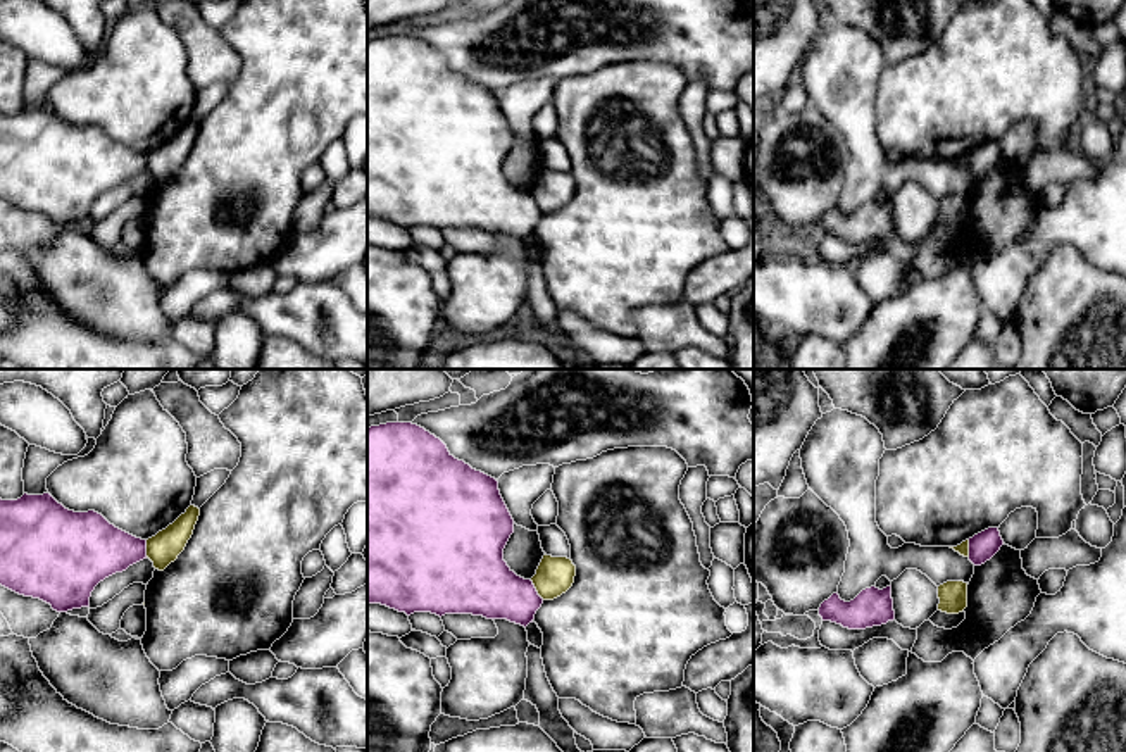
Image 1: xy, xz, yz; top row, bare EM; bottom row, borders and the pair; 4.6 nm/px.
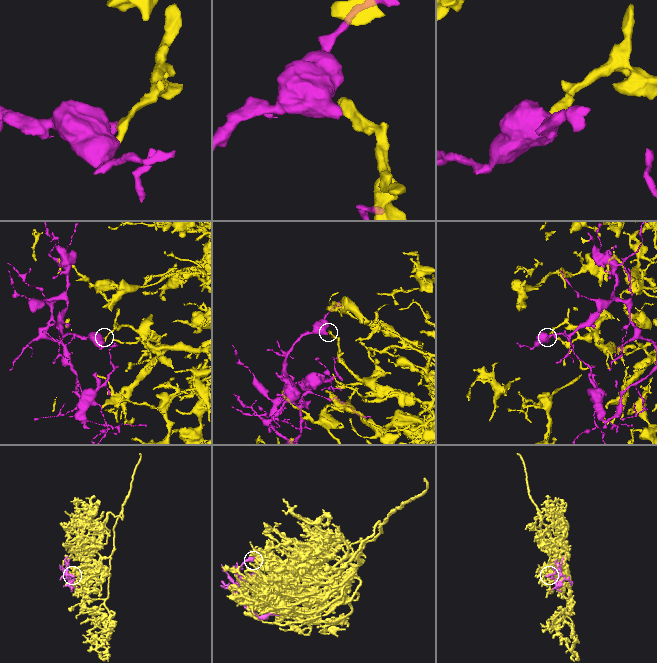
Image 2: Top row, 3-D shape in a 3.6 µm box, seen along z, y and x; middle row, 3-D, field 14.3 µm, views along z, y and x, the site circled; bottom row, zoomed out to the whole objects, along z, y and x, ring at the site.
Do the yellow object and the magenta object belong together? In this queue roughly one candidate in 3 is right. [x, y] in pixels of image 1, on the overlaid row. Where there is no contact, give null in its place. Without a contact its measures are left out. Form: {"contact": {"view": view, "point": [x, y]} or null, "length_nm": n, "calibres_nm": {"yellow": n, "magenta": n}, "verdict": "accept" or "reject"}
{"contact": {"view": "xz", "point": [537, 590]}, "length_nm": 120, "calibres_nm": {"yellow": 180, "magenta": 280}, "verdict": "reject"}

